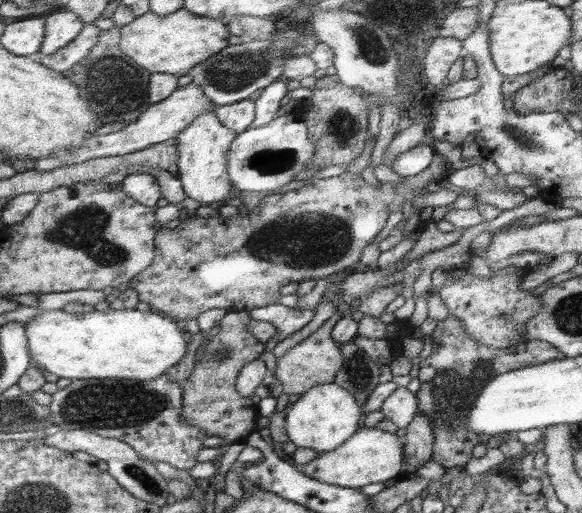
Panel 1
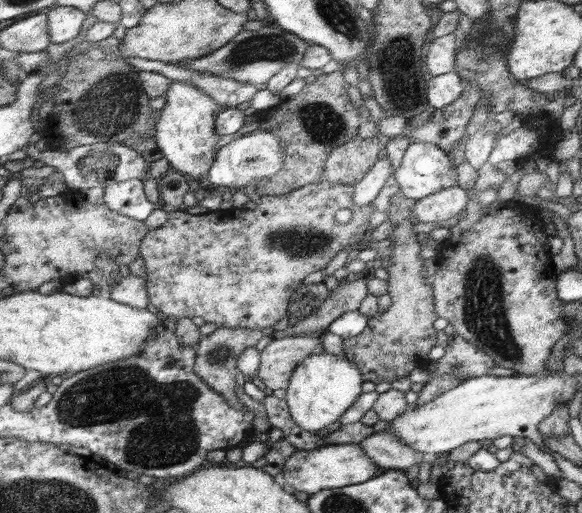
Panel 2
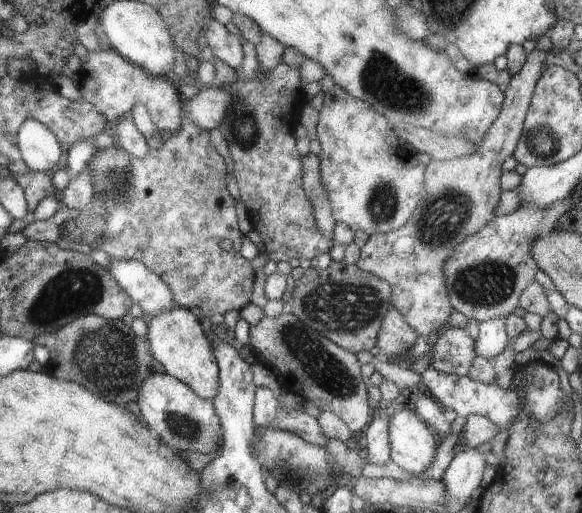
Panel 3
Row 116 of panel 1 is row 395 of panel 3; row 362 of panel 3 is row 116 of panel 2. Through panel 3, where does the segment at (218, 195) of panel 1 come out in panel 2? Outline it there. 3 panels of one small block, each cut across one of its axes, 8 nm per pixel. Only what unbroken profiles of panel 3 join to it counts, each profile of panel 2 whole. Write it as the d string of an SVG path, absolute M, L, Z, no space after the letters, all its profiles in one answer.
M170 82L170 87L164 96L166 96L166 104L160 110L158 123L154 125L158 148L164 153L170 168L187 175L192 186L194 179L205 187L206 175L217 153L214 151L214 146L220 142L220 134L215 129L215 122L221 107L204 94L204 91L186 82Z

